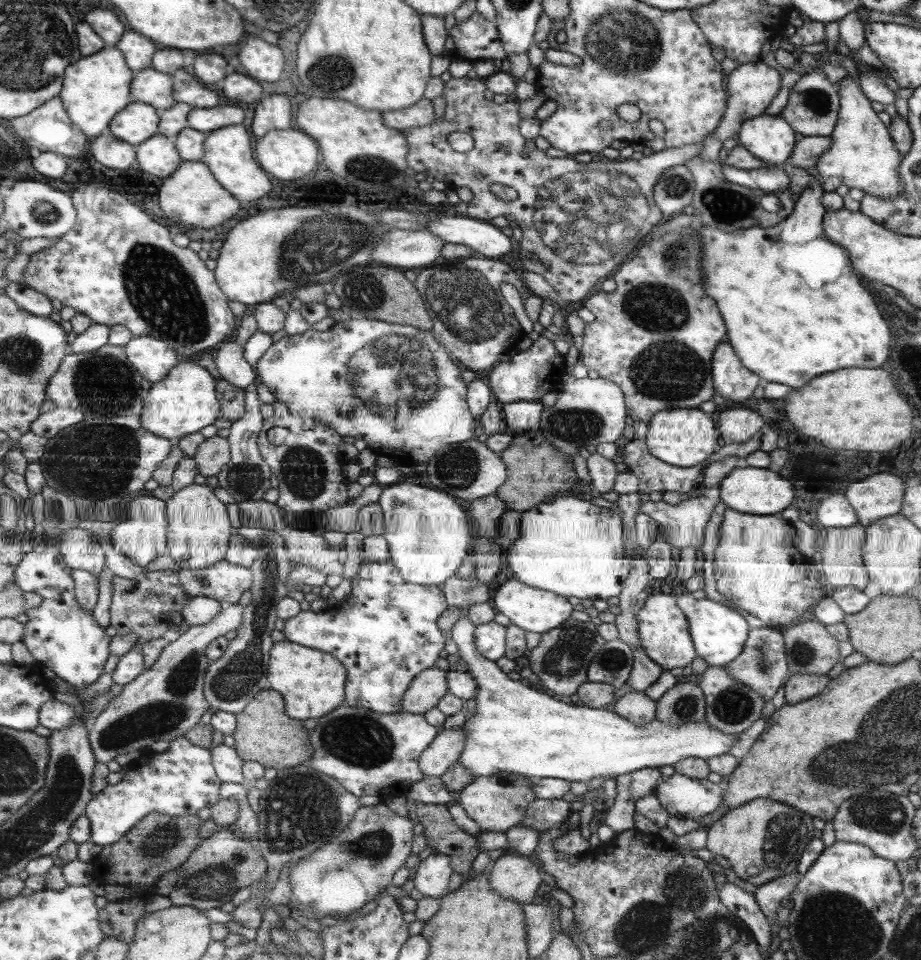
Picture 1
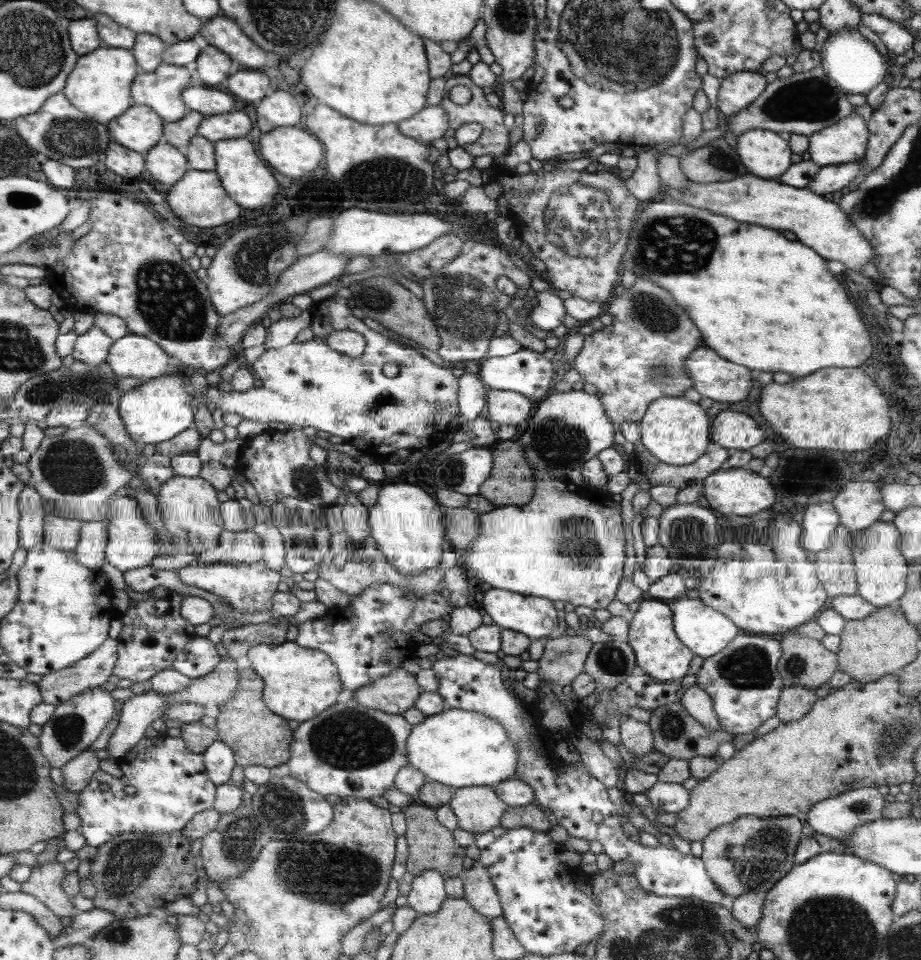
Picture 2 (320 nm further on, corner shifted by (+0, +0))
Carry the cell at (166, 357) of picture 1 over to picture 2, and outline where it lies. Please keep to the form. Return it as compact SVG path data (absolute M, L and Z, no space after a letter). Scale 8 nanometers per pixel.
M129 333L111 347L106 360L116 376L137 376L143 381L164 377L169 365L166 349L150 337Z

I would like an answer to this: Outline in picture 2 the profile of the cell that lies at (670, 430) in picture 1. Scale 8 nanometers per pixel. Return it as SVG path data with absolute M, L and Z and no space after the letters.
M664 396L649 404L639 420L640 438L647 453L659 462L670 466L689 465L700 459L709 442L709 418L705 410L683 396Z

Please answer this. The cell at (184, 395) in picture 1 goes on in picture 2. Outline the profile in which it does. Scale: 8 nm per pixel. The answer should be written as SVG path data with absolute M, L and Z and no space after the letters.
M181 373L143 381L143 386L126 392L119 398L119 412L127 425L131 439L142 447L173 440L193 426L195 413L191 387Z

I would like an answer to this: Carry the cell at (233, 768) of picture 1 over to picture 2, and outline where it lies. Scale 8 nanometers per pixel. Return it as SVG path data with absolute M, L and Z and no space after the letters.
M218 739L202 754L205 756L207 774L219 786L229 783L233 768L238 765L235 760L235 751Z

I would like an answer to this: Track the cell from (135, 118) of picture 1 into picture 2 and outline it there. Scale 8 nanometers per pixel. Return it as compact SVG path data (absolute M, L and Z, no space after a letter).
M133 104L107 125L113 140L135 152L147 154L164 141L165 121L147 105Z

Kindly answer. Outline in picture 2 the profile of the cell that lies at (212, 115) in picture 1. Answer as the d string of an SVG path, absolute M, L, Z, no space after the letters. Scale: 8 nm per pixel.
M227 112L219 116L217 114L207 116L201 123L199 135L214 143L243 138L251 130L251 123L245 112L233 112L233 114Z

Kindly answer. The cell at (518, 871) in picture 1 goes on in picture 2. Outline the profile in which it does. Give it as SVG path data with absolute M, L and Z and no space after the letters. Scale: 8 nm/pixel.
M477 861L465 870L462 879L463 900L470 902L475 912L489 920L501 916L501 904L494 892L486 868Z

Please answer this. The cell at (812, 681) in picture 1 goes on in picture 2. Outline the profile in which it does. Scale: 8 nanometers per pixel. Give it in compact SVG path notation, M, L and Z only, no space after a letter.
M802 685L783 686L777 704L776 717L780 723L803 719L811 711L817 699L813 689Z

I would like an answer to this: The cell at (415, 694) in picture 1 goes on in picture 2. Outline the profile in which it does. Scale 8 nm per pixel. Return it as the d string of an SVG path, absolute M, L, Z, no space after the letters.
M395 669L389 675L383 675L373 683L359 687L352 692L352 697L365 708L401 715L414 706L421 692L413 674Z

